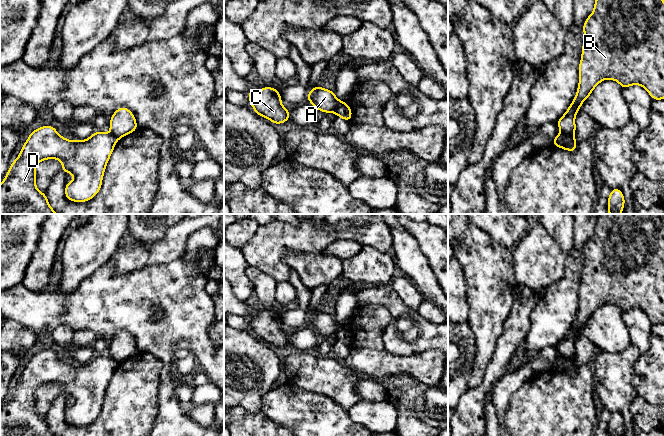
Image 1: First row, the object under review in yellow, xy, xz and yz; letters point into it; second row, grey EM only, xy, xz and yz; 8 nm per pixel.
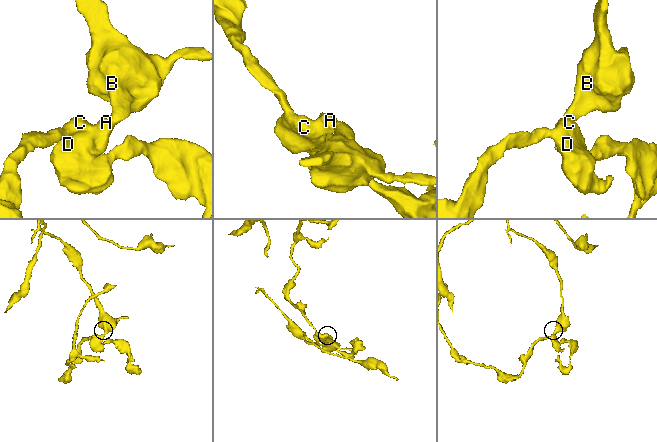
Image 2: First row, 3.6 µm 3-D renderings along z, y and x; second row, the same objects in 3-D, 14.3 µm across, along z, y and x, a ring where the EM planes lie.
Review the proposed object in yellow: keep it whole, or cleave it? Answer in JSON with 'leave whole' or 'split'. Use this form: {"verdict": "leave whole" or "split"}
{"verdict": "split"}

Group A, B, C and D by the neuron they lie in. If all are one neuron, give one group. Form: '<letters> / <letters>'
A C D / B

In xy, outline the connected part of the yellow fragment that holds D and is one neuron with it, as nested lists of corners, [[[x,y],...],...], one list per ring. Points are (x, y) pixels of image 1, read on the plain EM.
[[[42,350],[30,359],[0,409],[0,436],[55,436],[49,429],[46,417],[36,412],[35,393],[39,386],[58,383],[62,386],[61,395],[72,397],[74,403],[65,407],[65,421],[73,426],[87,426],[100,415],[106,389],[117,367],[112,357],[94,356],[86,364],[71,365],[60,360],[53,350]]]

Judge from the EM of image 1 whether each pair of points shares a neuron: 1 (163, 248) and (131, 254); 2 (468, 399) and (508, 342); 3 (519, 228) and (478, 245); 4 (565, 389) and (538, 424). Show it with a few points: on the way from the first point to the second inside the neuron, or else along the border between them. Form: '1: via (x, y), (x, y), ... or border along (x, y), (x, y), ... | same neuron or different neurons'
1: via (155, 253), (149, 255), (139, 254) | same neuron
2: via (483, 388), (504, 357) | same neuron
3: border along (474, 225), (511, 251) | different neurons
4: via (564, 398), (547, 415) | same neuron

